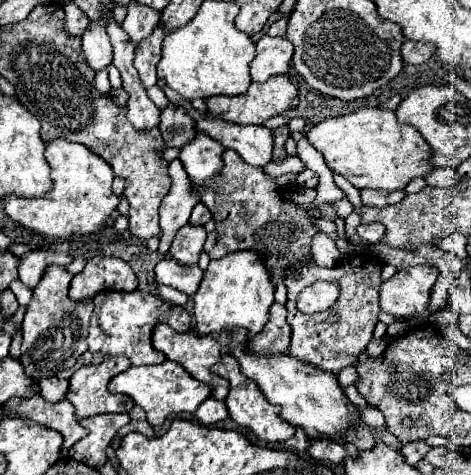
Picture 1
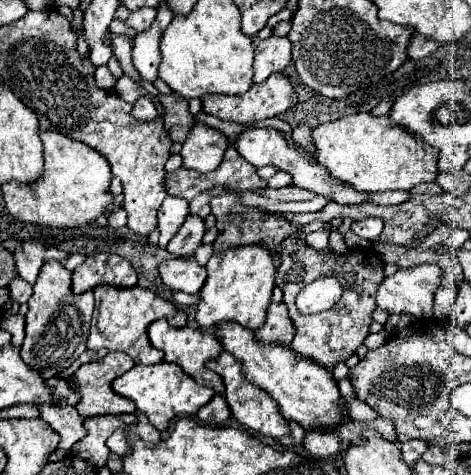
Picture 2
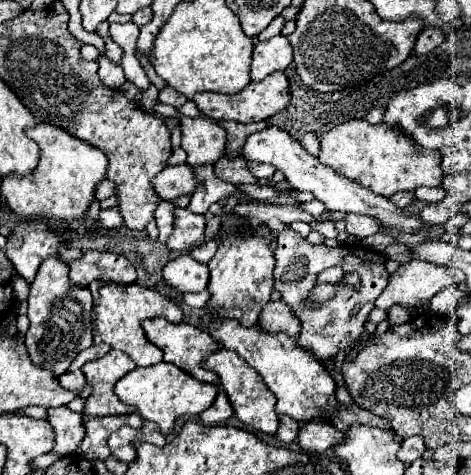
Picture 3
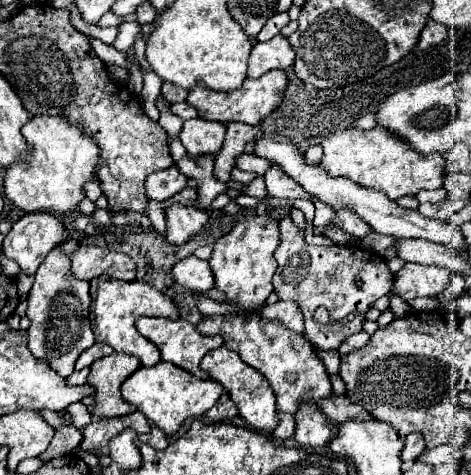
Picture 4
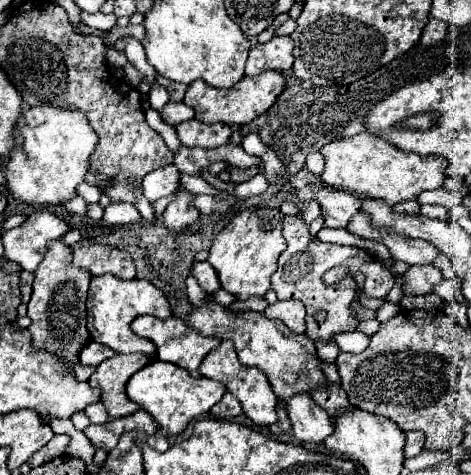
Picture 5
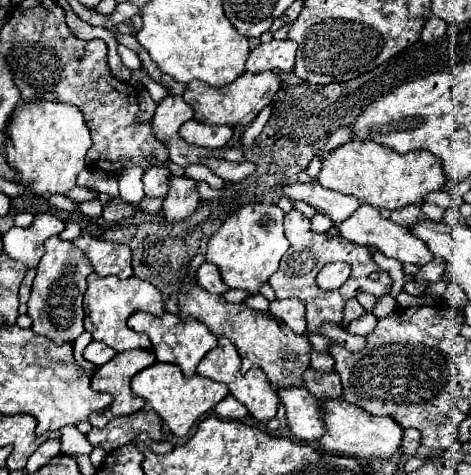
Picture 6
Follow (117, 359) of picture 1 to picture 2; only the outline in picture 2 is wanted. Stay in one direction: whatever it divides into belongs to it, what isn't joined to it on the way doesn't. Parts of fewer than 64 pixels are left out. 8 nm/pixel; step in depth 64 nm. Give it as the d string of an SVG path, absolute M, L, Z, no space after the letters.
M110 352L106 358L102 358L100 362L90 362L90 364L82 364L78 368L76 376L76 384L78 384L78 392L82 396L80 404L76 406L76 410L80 412L80 416L104 416L104 414L132 414L136 412L134 402L118 396L112 390L112 382L116 376L122 376L124 372L128 372L134 366L132 358L124 352Z

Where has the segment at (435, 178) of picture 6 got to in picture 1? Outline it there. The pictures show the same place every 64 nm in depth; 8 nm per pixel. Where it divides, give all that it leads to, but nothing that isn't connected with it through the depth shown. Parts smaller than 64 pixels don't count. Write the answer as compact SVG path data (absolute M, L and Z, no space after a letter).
M362 108L358 112L338 116L338 118L328 118L306 134L310 144L324 156L324 162L328 168L340 176L344 176L354 188L374 188L374 190L404 190L410 180L414 178L426 178L432 172L432 162L430 162L430 148L420 136L420 132L408 124L400 124L390 110L380 110L380 108Z

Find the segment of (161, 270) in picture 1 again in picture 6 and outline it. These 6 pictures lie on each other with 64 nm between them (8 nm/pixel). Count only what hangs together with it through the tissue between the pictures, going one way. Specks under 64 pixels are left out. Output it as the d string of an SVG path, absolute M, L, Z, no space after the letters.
M204 262L200 268L198 268L198 284L208 290L208 292L216 292L216 294L222 294L222 292L228 292L230 288L224 284L224 280L220 280L220 270L214 266L214 264L208 264Z

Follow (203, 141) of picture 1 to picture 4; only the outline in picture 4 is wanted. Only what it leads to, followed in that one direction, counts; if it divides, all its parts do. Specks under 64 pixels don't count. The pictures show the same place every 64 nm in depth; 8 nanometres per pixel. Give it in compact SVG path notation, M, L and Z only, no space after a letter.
M202 118L186 120L180 132L180 140L190 156L218 154L224 142L226 126L222 122L208 122Z

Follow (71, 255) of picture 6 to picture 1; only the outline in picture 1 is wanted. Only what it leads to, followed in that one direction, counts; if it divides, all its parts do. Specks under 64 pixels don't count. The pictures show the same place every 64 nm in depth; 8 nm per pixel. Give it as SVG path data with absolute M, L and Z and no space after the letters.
M52 264L52 268L44 272L44 280L40 280L40 284L34 288L34 296L26 308L26 316L22 322L24 342L20 362L26 368L26 374L36 382L56 376L62 370L74 366L78 356L88 350L86 334L92 314L92 300L86 302L70 300L68 298L70 280L72 274L66 272L66 268Z

